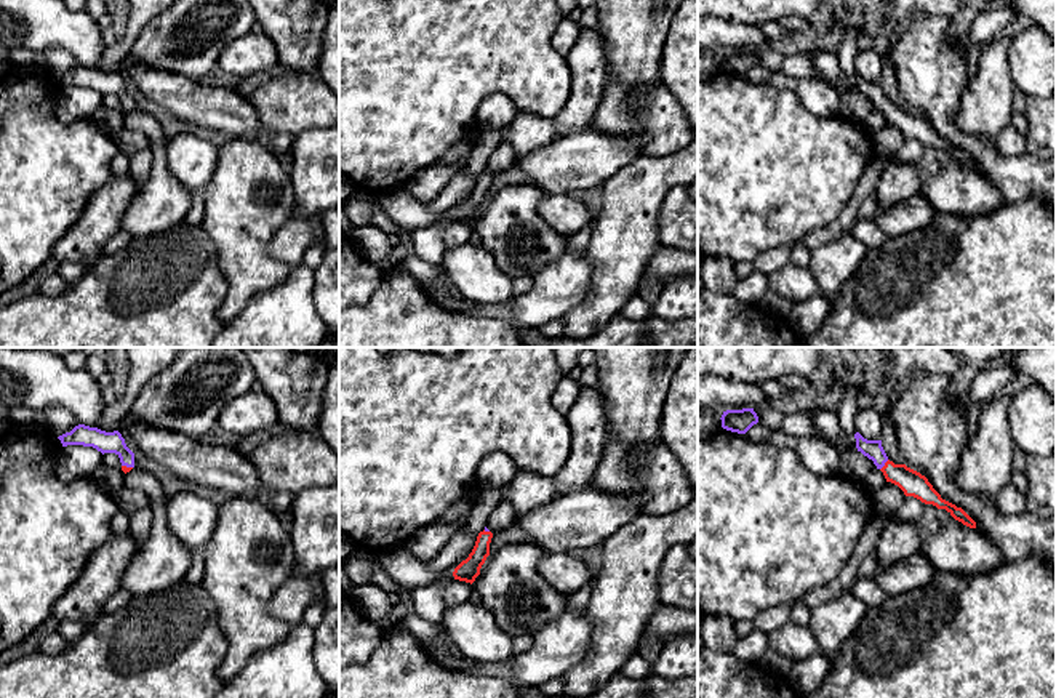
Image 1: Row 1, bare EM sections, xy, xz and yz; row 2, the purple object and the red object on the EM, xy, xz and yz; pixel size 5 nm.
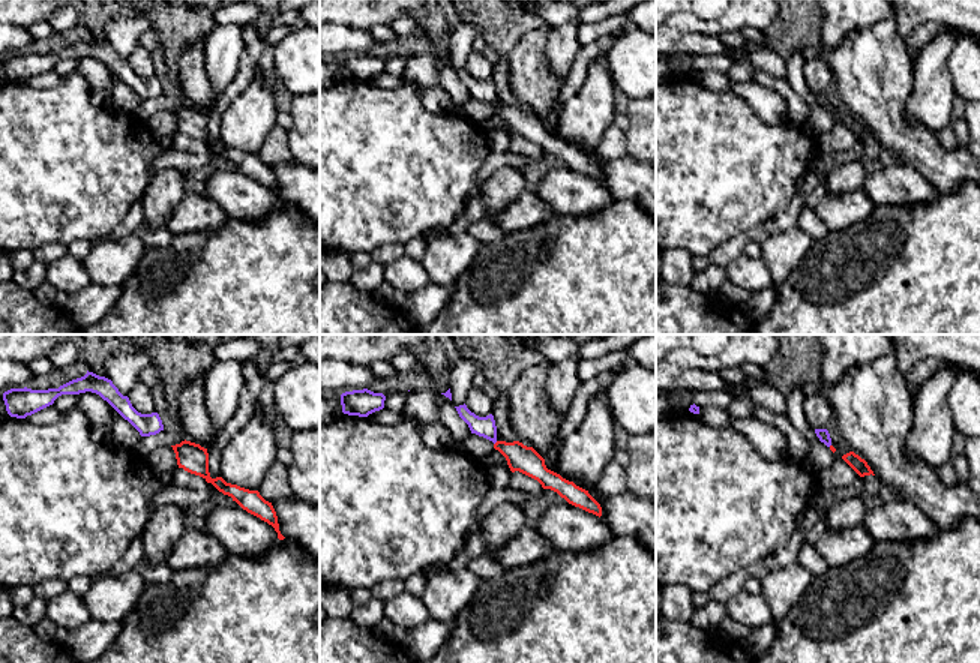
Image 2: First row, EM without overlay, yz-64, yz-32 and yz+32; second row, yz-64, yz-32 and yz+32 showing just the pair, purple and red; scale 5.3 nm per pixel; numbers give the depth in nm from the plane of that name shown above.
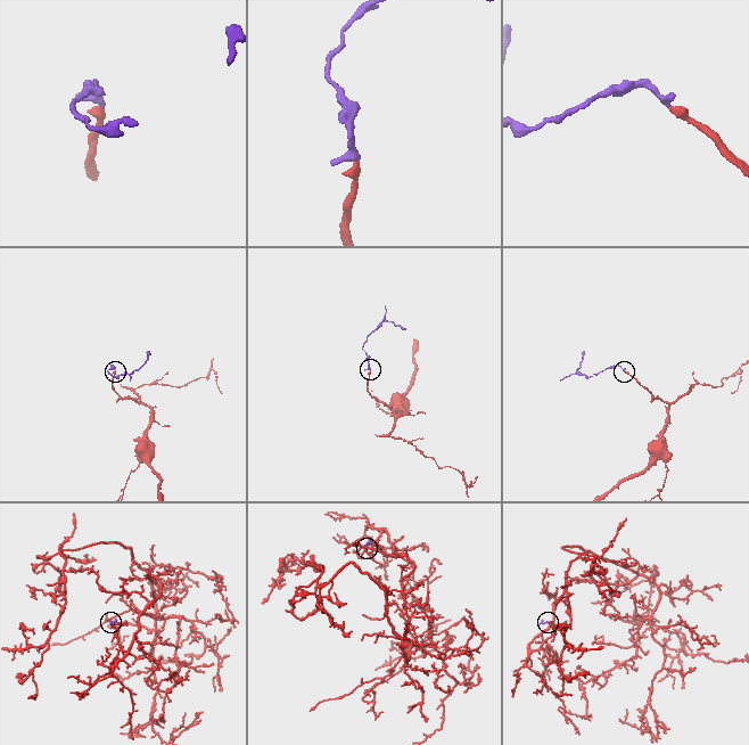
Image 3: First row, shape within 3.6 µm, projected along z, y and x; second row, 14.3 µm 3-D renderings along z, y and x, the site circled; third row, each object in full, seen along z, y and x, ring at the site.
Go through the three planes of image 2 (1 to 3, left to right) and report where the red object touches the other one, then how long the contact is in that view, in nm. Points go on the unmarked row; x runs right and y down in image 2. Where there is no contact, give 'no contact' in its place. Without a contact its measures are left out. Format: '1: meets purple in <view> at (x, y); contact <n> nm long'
1: no contact
2: no contact
3: no contact

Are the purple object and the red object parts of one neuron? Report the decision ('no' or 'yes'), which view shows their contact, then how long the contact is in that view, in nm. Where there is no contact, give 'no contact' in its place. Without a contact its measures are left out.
yes; meets purple in yz; contact 70 nm long

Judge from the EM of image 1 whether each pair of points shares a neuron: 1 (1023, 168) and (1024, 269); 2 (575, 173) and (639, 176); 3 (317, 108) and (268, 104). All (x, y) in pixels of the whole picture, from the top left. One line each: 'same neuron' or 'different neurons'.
1: different neurons
2: different neurons
3: same neuron

